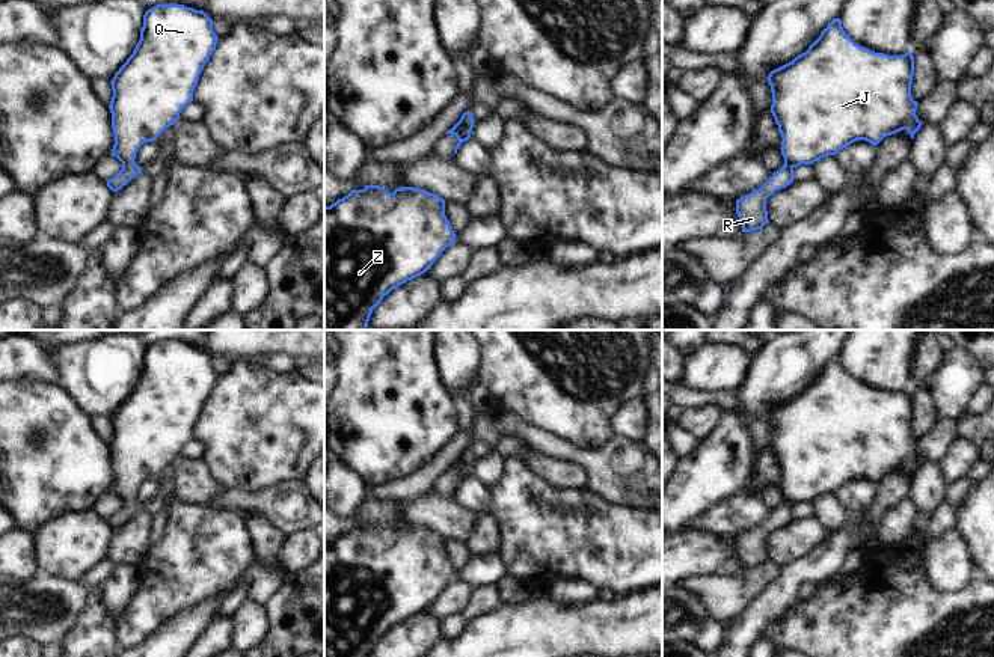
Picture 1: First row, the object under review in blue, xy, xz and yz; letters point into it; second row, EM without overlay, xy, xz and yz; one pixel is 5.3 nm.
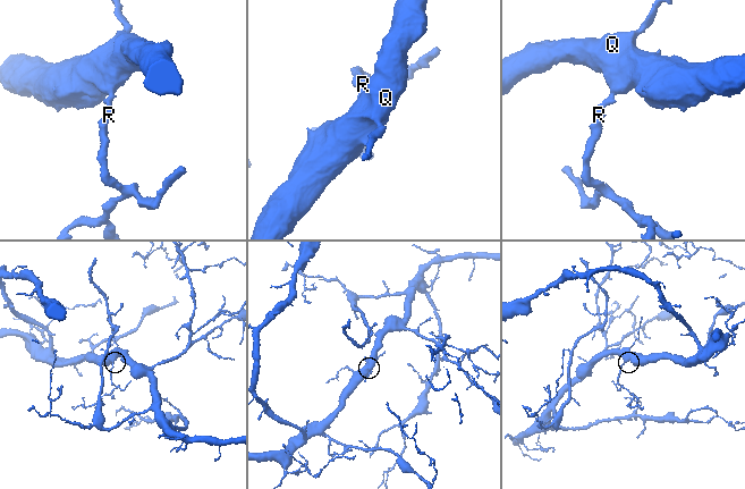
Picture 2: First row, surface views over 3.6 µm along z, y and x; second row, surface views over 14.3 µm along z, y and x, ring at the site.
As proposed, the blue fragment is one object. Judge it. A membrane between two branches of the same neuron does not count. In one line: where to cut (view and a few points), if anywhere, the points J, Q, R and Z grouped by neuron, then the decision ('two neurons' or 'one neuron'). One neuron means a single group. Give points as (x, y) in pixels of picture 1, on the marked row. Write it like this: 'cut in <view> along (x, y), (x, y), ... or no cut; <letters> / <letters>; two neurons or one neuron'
no cut; J Q R Z; one neuron

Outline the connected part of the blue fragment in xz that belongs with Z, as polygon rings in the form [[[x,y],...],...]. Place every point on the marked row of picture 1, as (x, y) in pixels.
[[[365,185],[324,206],[324,330],[365,330],[383,297],[430,270],[453,243],[456,234],[445,215],[445,200],[425,190],[403,187],[388,193],[380,185]]]

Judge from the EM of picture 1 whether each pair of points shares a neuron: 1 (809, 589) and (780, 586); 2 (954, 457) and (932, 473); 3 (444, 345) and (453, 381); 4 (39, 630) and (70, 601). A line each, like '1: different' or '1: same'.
1: different
2: different
3: same
4: same

